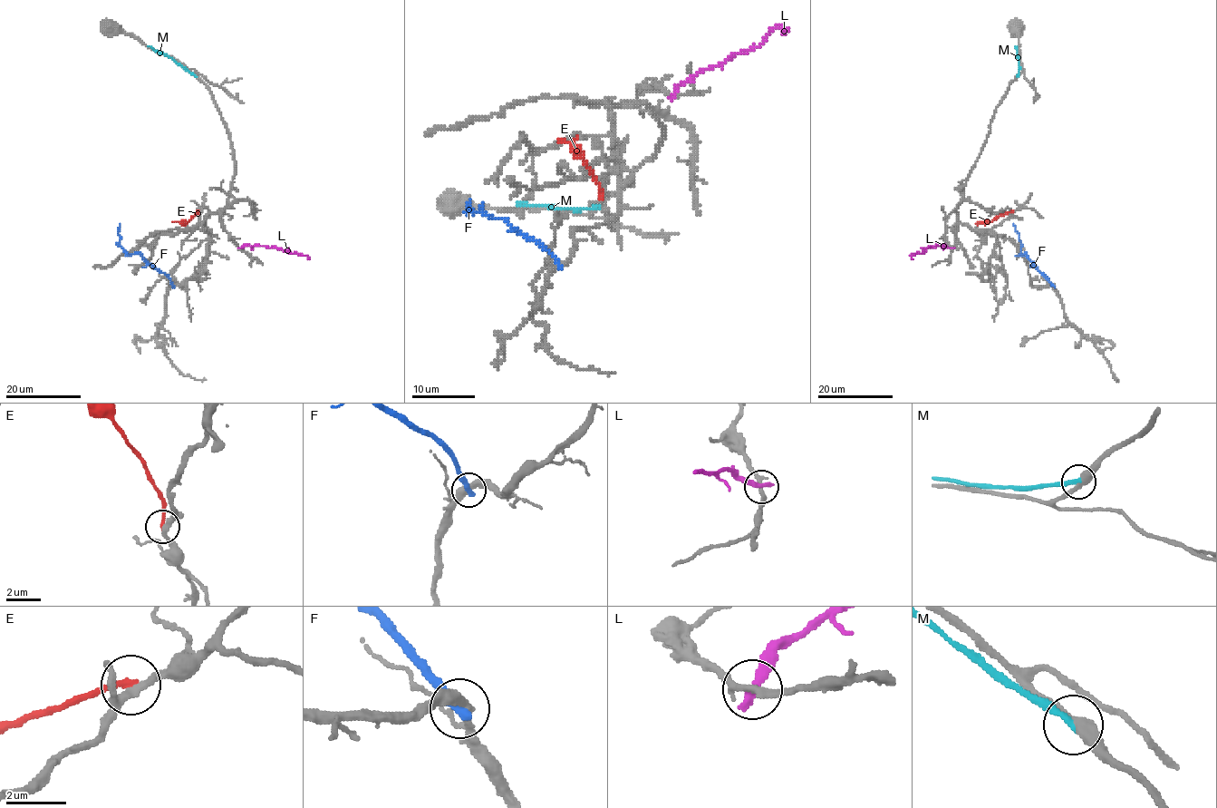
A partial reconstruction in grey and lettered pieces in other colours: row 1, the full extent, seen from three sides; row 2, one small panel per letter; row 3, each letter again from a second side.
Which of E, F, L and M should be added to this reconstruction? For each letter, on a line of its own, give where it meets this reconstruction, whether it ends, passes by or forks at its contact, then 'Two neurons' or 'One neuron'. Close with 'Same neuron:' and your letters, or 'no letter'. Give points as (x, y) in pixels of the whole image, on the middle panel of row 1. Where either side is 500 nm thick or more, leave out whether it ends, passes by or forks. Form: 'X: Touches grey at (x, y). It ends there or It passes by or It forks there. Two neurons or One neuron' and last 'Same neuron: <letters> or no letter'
E: Touches grey at (600, 199). It ends there. Two neurons
F: Touches grey at (559, 267). It ends there. Two neurons
L: Touches grey at (672, 95). It ends there. Two neurons
M: Touches grey at (598, 207). It ends there. Two neurons
Same neuron: no letter

